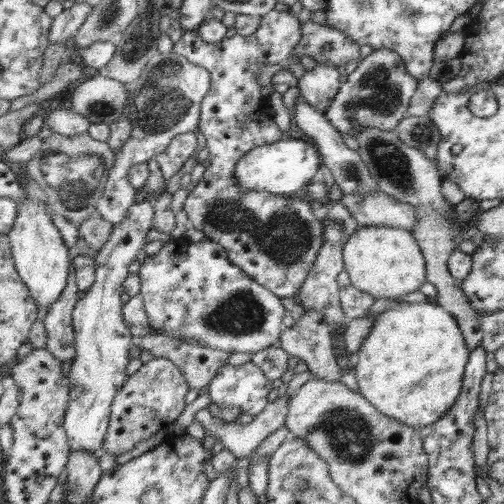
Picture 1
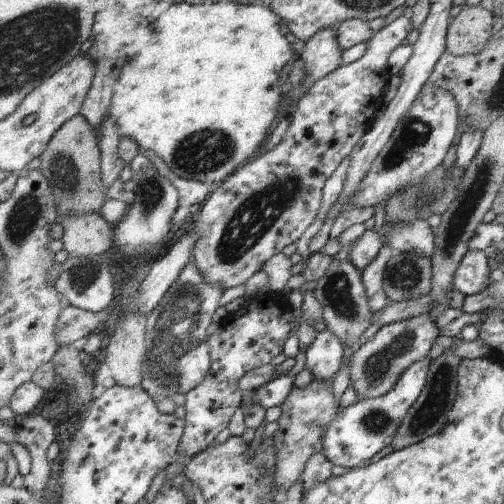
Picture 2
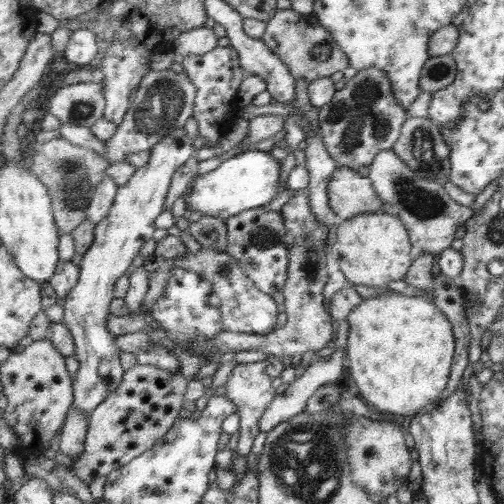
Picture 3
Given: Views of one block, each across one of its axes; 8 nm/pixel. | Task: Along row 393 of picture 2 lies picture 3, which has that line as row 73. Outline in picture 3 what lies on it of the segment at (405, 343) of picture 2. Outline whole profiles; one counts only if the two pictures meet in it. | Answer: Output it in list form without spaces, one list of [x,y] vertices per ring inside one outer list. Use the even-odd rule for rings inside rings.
[[[377,66],[359,70],[349,82],[345,82],[345,88],[339,90],[327,106],[319,108],[319,124],[323,126],[323,144],[327,152],[351,170],[361,166],[371,168],[381,150],[393,150],[407,120],[409,110],[397,98],[389,72]]]

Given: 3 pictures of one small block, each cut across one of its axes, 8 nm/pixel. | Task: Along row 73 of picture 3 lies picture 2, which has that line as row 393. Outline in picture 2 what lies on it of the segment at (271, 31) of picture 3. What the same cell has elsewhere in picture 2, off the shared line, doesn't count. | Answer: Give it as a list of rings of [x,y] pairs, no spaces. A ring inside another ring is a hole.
[[[315,380],[307,390],[293,388],[287,402],[281,406],[283,416],[279,420],[279,430],[273,434],[275,448],[279,452],[277,464],[277,484],[283,492],[289,492],[305,474],[307,462],[313,454],[321,454],[325,450],[325,432],[339,416],[339,402],[341,398],[333,392],[333,382]]]

